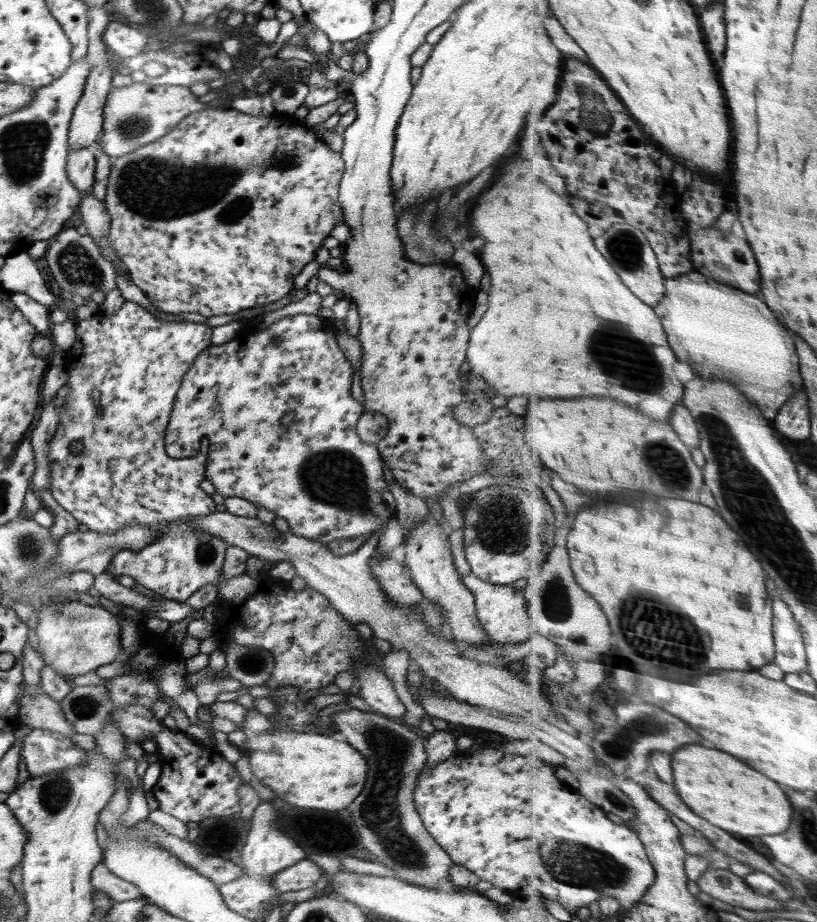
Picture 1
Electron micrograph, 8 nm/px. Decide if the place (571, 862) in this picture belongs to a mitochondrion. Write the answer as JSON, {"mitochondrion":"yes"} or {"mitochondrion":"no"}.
{"mitochondrion":"yes"}

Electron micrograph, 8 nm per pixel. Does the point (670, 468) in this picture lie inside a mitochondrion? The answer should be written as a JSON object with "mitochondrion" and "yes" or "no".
{"mitochondrion":"yes"}

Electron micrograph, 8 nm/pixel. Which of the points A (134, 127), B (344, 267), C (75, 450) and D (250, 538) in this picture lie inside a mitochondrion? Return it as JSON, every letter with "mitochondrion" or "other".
{"A":"mitochondrion","B":"other","C":"other","D":"other"}

